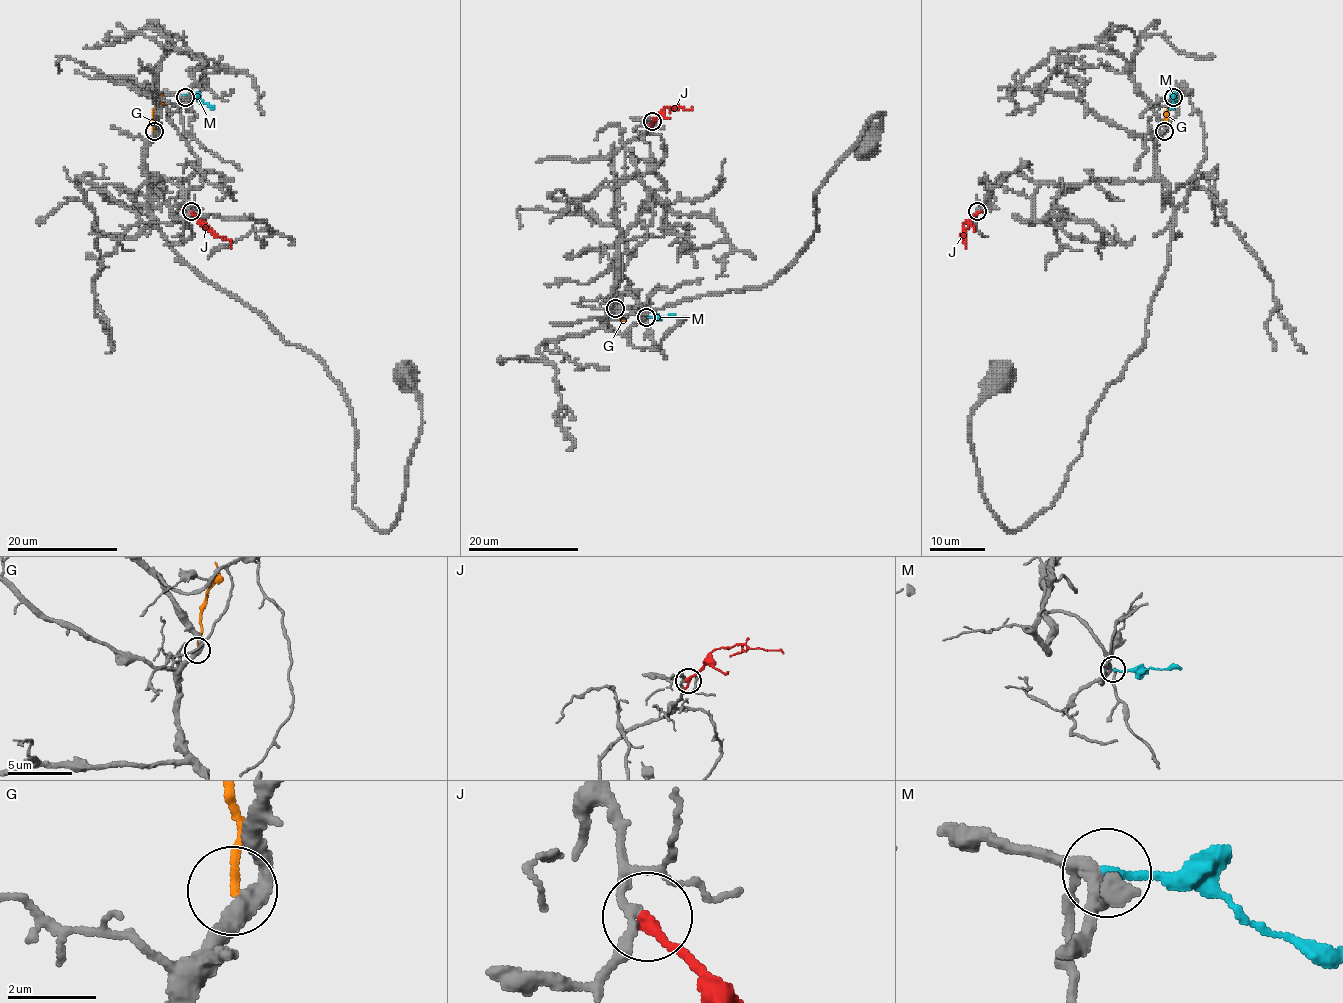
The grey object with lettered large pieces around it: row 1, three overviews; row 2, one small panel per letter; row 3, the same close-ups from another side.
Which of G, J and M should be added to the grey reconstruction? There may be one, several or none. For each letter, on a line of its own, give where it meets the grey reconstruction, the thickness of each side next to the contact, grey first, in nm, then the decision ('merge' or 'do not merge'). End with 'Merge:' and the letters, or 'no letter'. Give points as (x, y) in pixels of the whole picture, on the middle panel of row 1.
G: contact (615, 308); calibres 360 and 160 nm; do not merge
J: contact (652, 121); calibres 180 and 280 nm; do not merge
M: contact (646, 317); calibres 240 and 190 nm; do not merge
Merge: no letter

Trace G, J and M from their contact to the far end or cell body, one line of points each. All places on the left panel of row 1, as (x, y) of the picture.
G: (153, 132), (153, 110), (162, 97), (160, 93)
J: (191, 211), (219, 237), (227, 238), (231, 248)
M: (185, 97), (198, 97), (214, 108)

